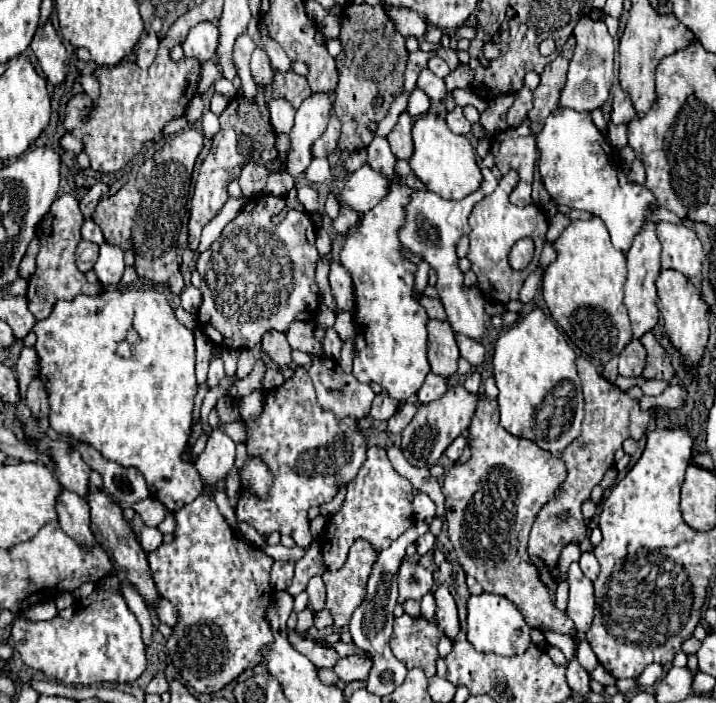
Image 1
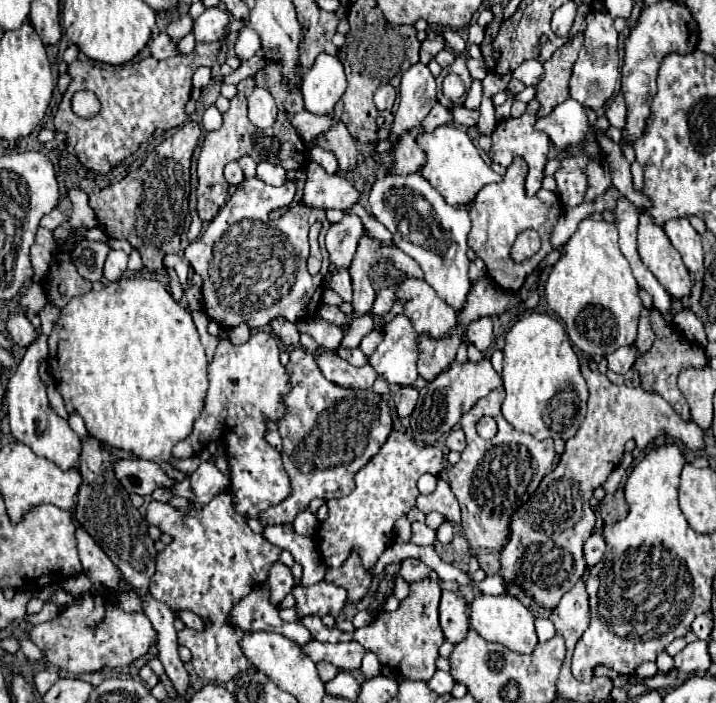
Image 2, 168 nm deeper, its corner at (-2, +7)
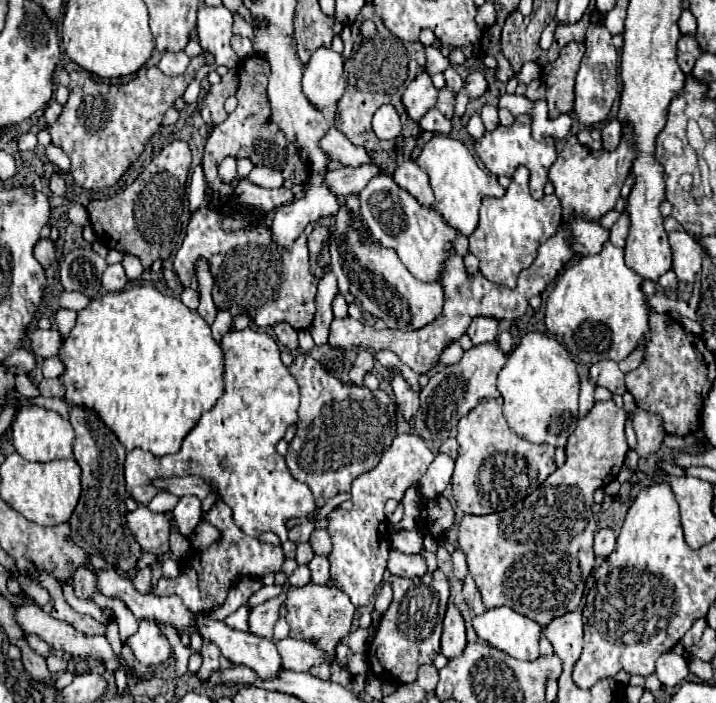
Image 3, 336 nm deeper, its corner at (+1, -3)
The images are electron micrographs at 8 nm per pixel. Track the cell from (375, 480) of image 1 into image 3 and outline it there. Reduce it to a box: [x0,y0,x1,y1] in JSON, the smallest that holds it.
[326,435,434,607]

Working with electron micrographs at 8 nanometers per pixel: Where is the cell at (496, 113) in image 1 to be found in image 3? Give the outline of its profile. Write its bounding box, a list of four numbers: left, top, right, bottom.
[420,107,452,135]

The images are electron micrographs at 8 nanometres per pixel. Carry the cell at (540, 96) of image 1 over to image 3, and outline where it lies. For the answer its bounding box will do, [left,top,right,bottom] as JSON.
[544,43,584,117]

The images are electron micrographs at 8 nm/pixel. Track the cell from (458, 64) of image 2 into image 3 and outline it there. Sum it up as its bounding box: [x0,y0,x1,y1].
[436,87,456,119]

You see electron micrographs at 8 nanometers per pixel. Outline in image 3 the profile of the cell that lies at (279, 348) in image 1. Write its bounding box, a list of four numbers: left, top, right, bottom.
[274,323,298,351]

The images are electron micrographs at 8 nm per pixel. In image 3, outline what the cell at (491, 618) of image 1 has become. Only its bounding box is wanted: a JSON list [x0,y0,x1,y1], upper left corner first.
[472,607,542,661]

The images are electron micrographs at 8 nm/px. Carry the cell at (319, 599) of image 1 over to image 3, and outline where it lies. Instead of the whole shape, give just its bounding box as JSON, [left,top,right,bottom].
[286,583,356,657]

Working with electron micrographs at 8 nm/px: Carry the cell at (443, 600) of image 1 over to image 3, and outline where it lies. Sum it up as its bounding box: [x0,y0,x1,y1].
[442,603,466,659]

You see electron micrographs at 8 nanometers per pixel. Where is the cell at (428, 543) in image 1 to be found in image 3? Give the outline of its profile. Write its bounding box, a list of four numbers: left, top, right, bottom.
[392,529,422,553]

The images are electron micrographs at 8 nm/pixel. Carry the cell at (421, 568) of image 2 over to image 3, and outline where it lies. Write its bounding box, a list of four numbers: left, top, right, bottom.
[387,549,428,577]

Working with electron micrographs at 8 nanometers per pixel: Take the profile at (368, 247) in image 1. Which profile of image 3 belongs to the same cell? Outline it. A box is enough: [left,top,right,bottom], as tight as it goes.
[402,73,436,121]

